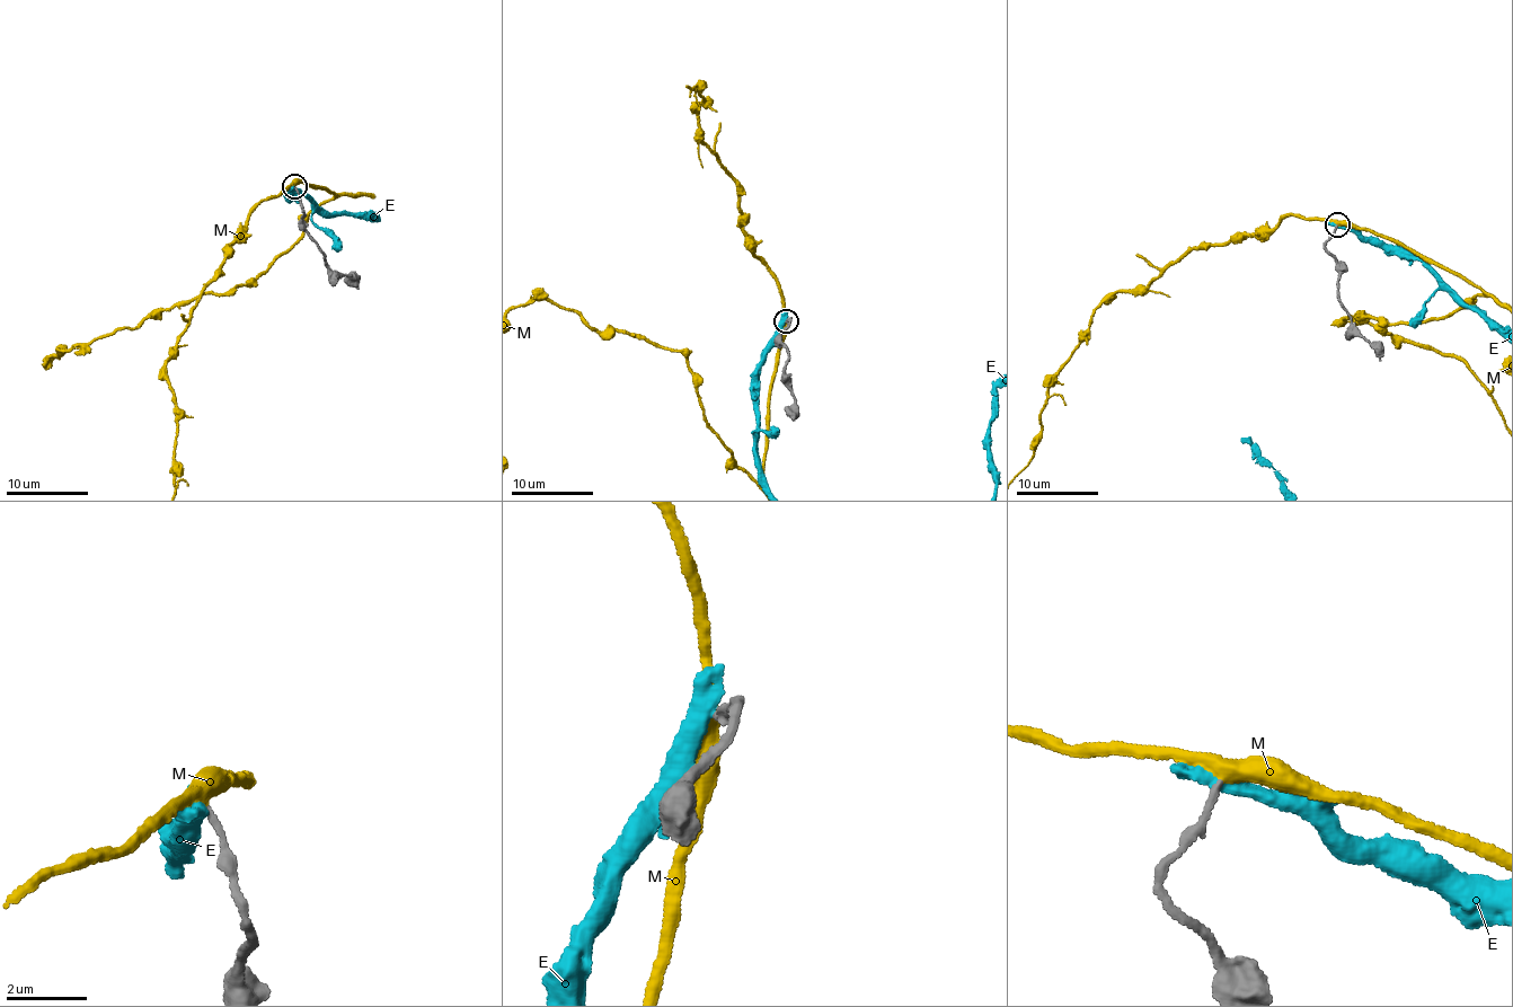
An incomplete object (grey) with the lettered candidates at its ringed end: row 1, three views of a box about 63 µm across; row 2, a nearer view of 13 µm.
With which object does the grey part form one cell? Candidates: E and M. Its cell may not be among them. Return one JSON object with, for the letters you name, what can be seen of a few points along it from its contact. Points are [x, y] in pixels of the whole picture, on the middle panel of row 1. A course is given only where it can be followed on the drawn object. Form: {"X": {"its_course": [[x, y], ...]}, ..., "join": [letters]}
{"join": ["M"]}

